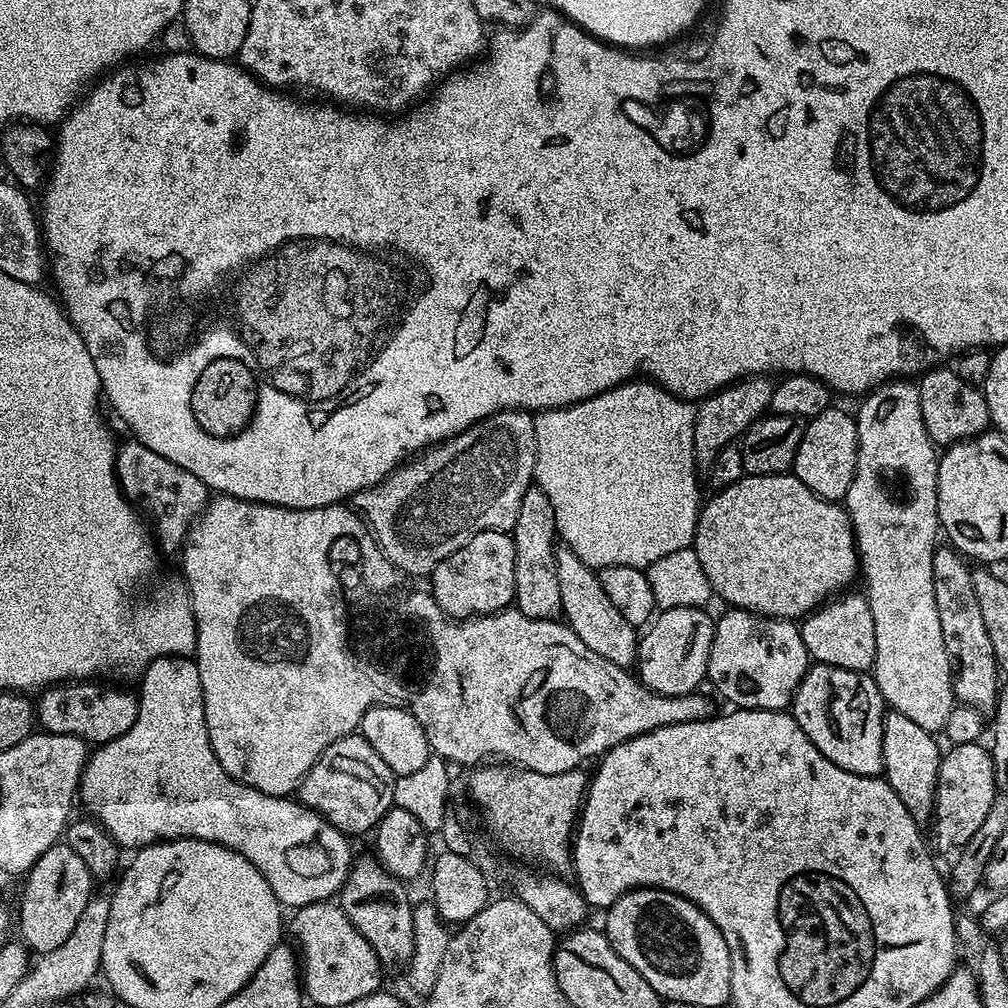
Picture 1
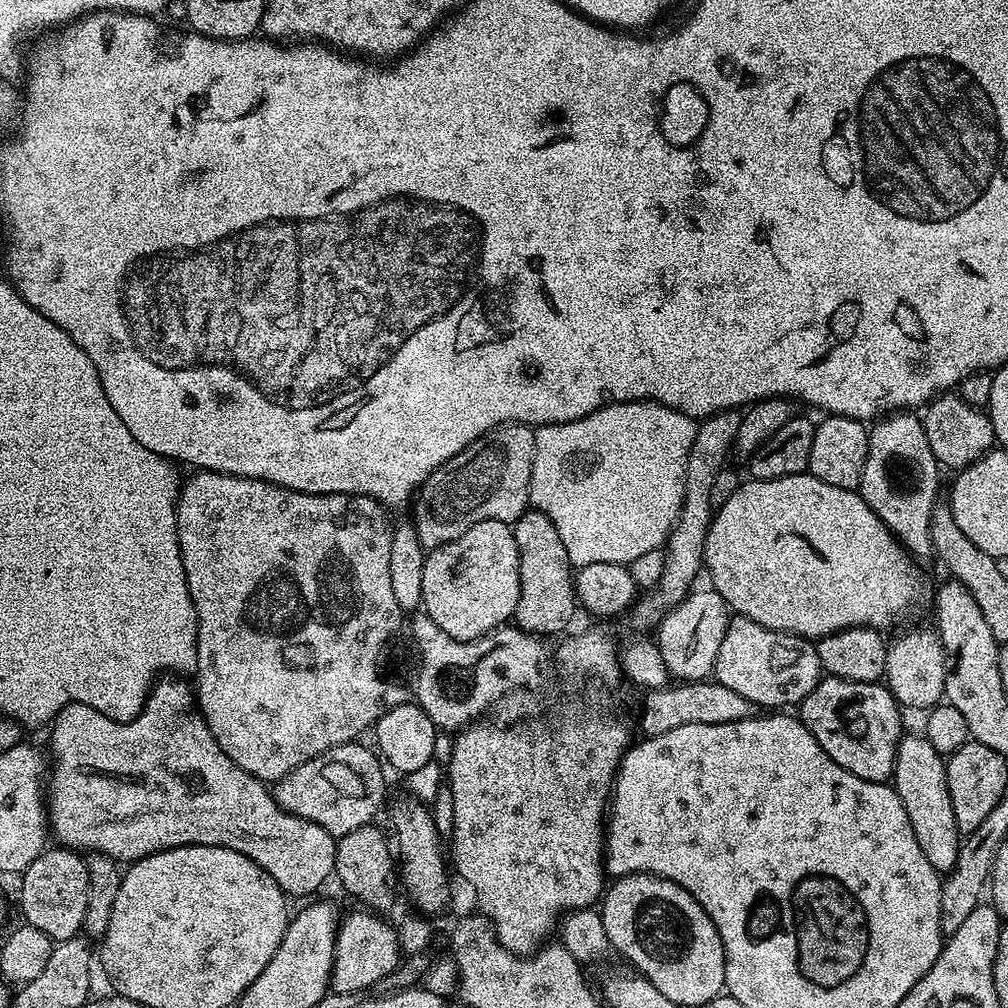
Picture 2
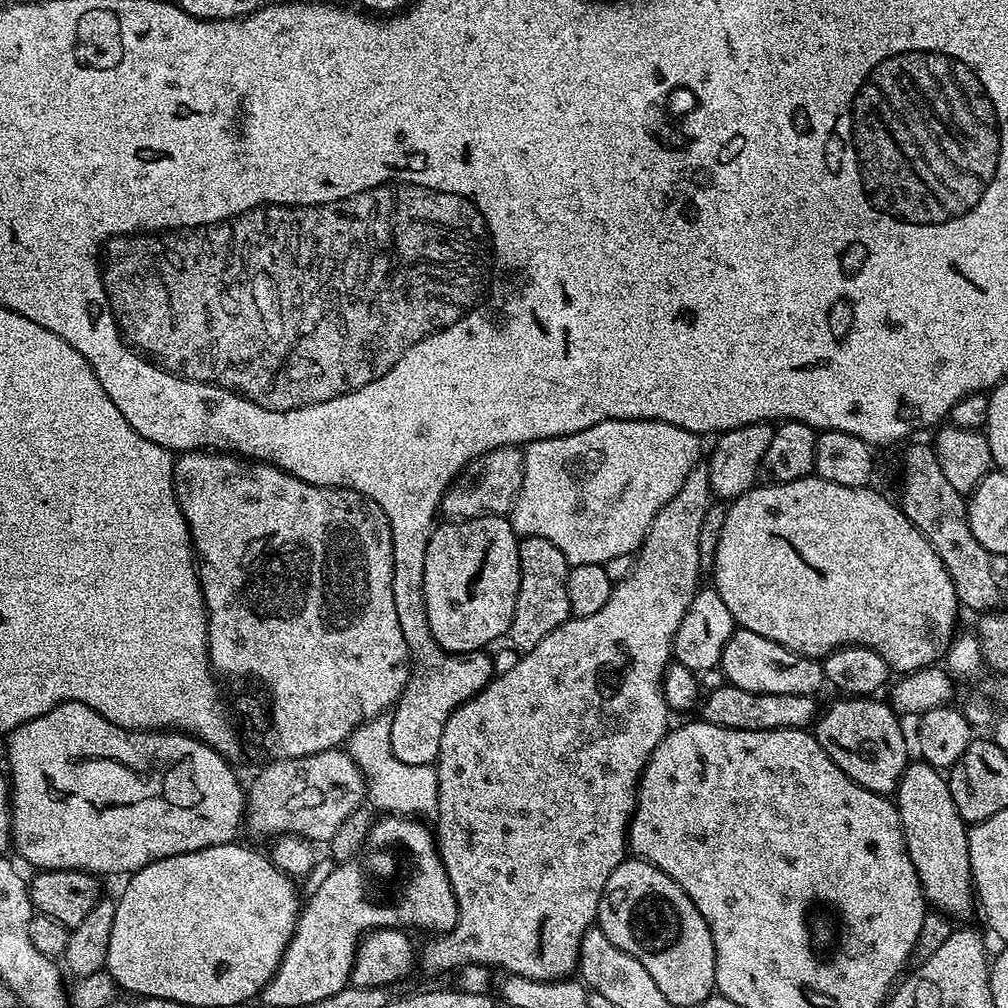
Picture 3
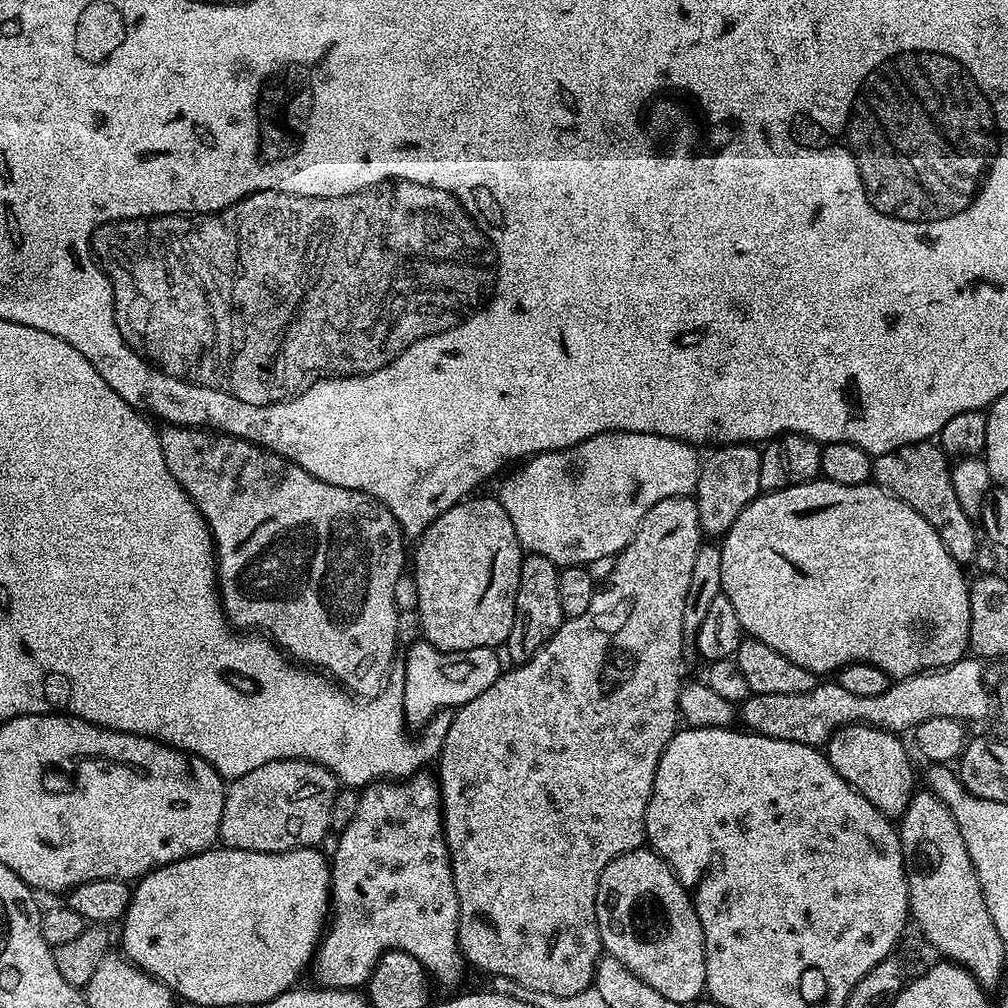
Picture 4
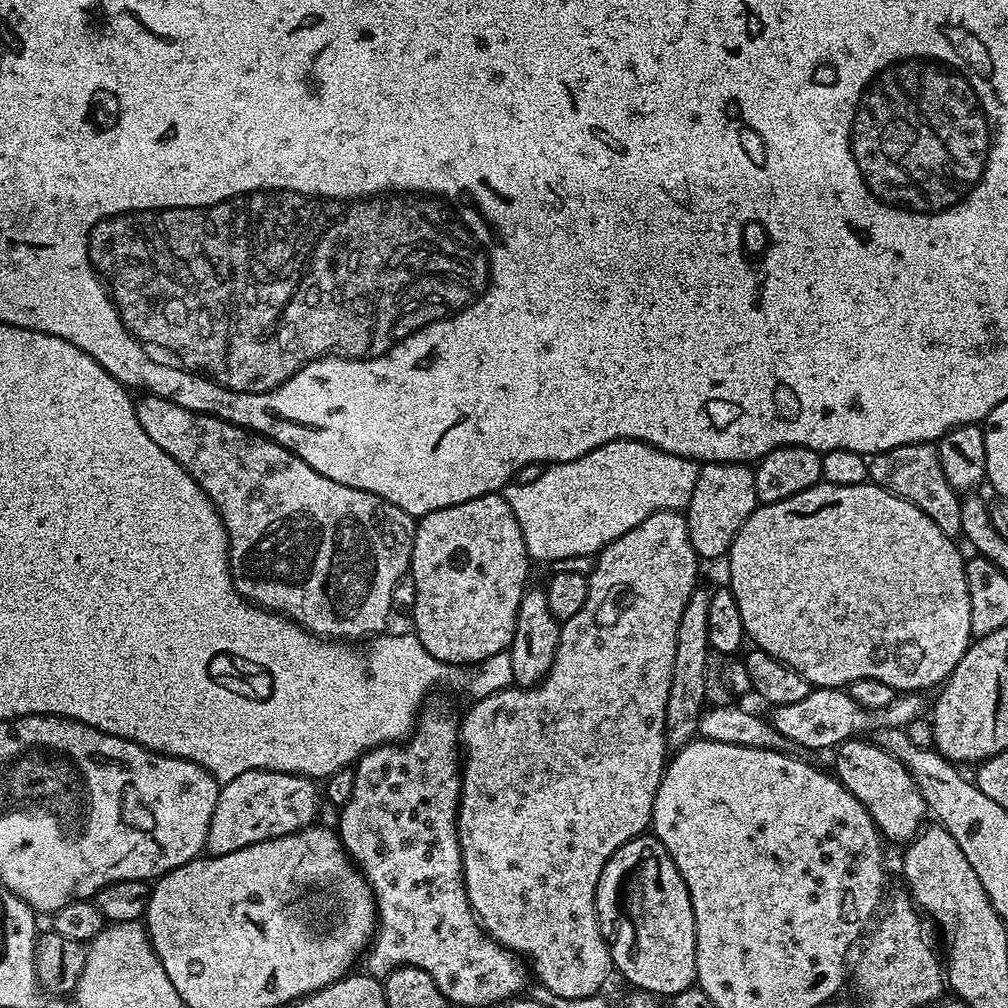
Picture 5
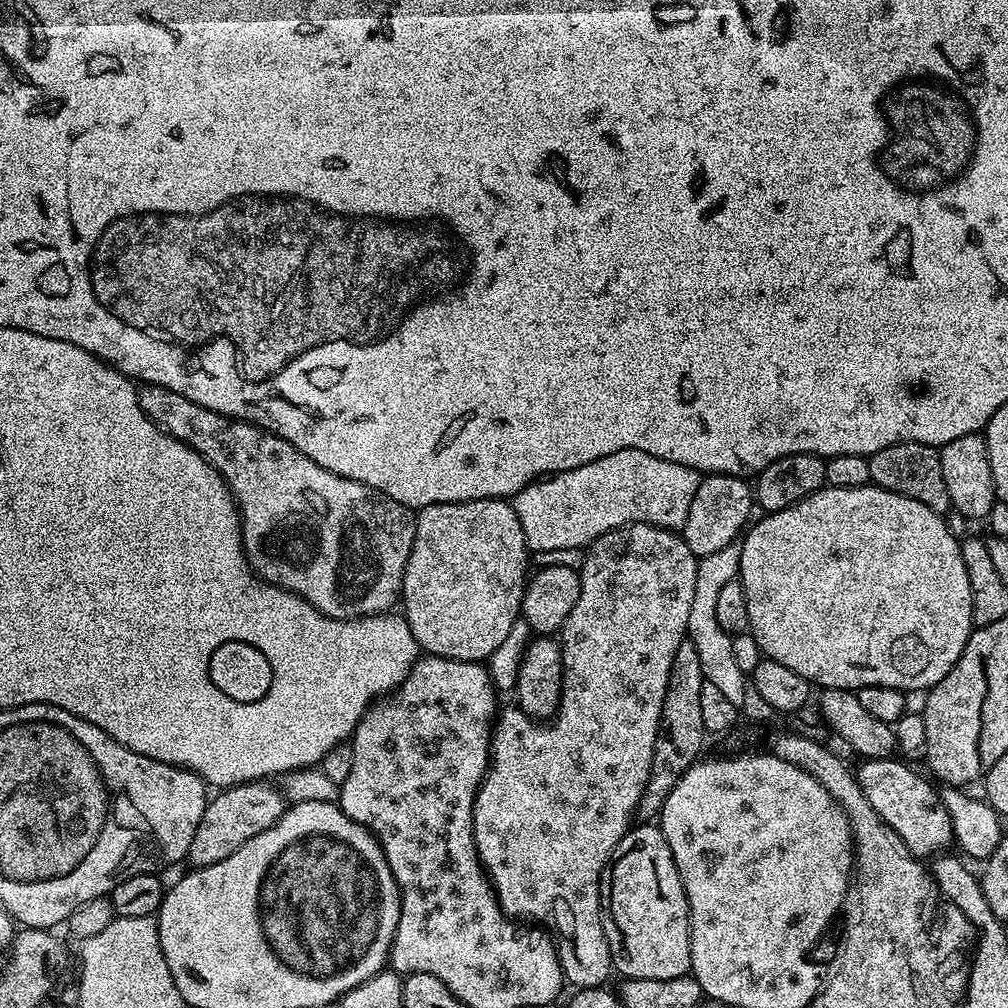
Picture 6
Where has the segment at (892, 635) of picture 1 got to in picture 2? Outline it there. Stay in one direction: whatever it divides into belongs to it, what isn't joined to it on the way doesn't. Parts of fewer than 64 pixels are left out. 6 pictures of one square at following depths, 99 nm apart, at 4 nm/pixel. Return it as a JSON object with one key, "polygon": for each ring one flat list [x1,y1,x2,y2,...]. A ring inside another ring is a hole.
{"polygon":[[900,410,875,421,871,425,868,434,866,466,862,470,859,494,872,507,874,514,878,514,882,523,891,530,892,535,916,558,933,555,932,539,929,532,932,509,938,500,936,490,940,486,940,475,942,475,942,469,930,450,930,442,926,442,924,421,919,415,908,410],[916,628,913,632,902,633,896,641,893,639,889,643,884,680,897,704,905,709,927,710,941,703,944,694,945,667,944,648,940,645,939,636,935,631,923,632,922,629]]}

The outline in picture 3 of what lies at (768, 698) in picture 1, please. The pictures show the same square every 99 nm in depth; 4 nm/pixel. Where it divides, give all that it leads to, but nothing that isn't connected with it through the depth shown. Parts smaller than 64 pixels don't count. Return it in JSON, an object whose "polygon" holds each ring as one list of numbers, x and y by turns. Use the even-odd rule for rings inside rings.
{"polygon":[[737,627,726,642,718,667,724,672,727,683,754,694,806,694,815,697,816,691,826,684,824,665,819,659,786,650,786,646,778,646,778,642,770,642,770,638,762,638,762,634,754,634,754,630,742,627]]}

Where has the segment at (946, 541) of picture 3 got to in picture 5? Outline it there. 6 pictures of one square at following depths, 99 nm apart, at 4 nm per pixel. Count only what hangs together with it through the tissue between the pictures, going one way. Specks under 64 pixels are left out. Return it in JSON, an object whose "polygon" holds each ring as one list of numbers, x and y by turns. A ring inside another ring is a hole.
{"polygon":[[935,443,907,444,894,446,894,450,878,452,868,460,868,480,892,492,898,498,918,506,934,526,938,526,950,537,961,535,962,510,960,509,961,493,956,492,946,482,946,474,942,474,940,450]]}

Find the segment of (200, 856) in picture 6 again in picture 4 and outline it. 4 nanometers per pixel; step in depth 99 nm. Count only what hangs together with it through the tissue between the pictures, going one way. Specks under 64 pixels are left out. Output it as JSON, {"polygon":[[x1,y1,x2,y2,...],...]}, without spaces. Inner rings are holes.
{"polygon":[[313,760,266,762,266,766,258,766,258,770,250,770,250,774,242,774,227,785,219,843,251,852,317,847,332,828,330,810,334,810,337,791,334,773]]}

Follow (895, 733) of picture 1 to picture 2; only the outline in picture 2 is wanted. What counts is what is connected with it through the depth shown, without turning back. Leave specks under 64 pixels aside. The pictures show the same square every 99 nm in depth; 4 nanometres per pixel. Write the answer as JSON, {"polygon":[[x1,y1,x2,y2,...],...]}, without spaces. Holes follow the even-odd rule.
{"polygon":[[923,734,901,735,900,745,896,751,896,769,892,772,891,783,898,798,902,798,902,806,906,806,906,818,910,818,910,826,914,826,914,838,918,838,922,854,930,858,930,866,934,866,941,874,947,874,954,866,962,839,950,802,947,769,945,757,941,756,938,750,934,750,934,746,930,746]]}

